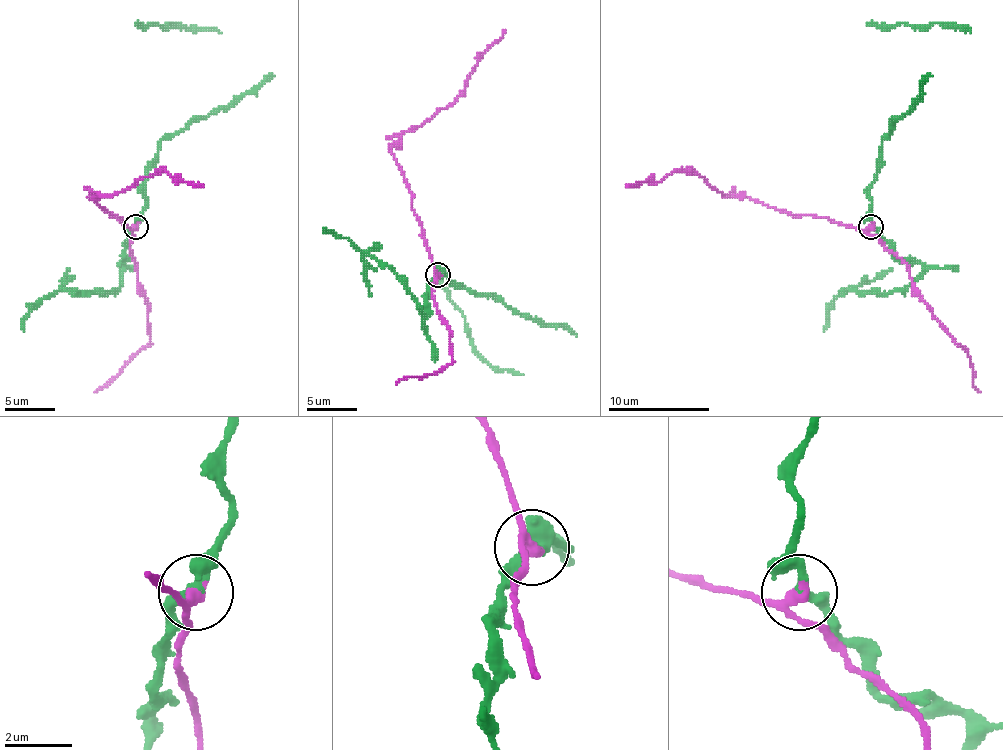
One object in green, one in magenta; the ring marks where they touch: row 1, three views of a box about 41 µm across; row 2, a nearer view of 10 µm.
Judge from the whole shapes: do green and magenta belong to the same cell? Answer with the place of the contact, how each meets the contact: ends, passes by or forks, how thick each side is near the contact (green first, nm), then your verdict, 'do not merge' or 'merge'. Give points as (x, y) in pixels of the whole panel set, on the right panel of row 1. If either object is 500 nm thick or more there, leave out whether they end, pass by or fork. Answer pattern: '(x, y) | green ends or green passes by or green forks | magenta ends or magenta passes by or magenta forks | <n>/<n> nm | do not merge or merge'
(871, 227) | green passes by | magenta passes by | 280/240 nm | do not merge

